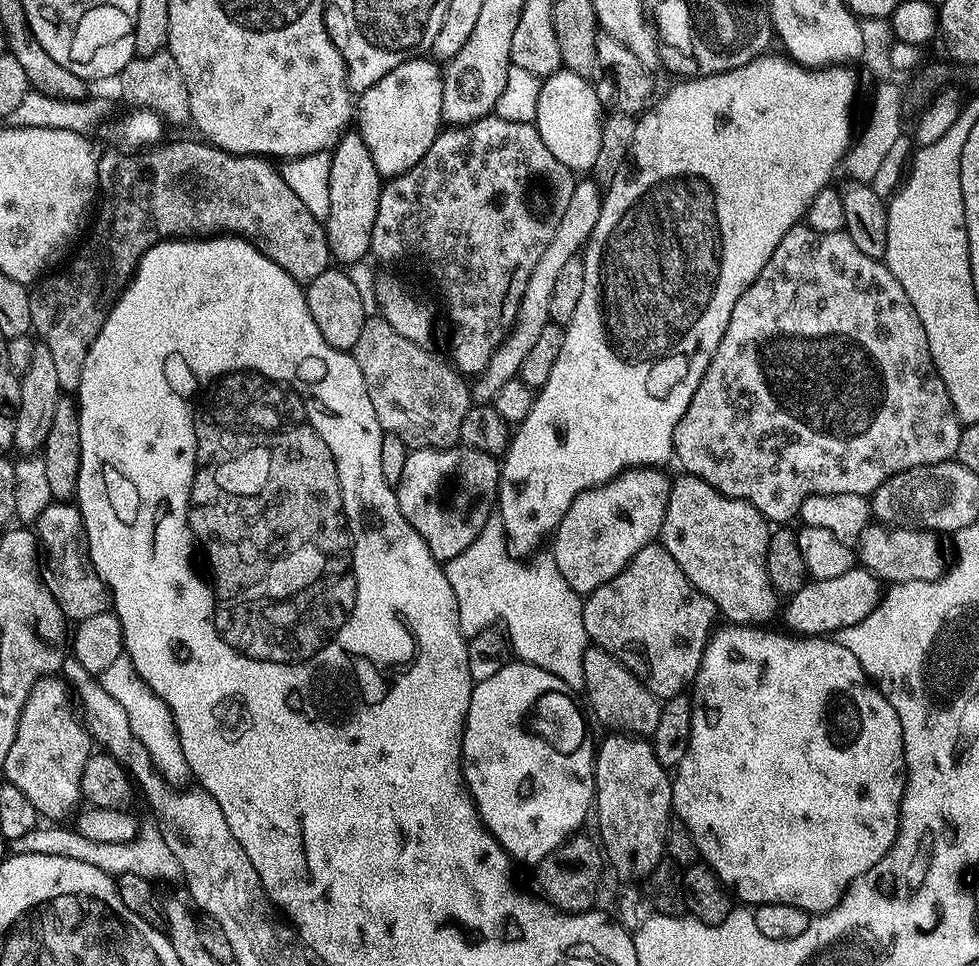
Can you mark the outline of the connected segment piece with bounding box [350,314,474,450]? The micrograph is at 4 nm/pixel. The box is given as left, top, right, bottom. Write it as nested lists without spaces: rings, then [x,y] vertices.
[[[380,314],[369,315],[365,319],[362,334],[358,334],[358,342],[350,350],[356,360],[356,370],[364,379],[364,394],[370,398],[374,414],[378,414],[381,429],[387,435],[402,438],[410,450],[459,445],[462,418],[466,418],[468,411],[474,407],[474,396],[470,388],[468,392],[469,381],[431,356],[428,350],[425,345],[410,342],[410,338],[398,334],[398,330],[394,330],[394,326],[390,326],[390,322]]]

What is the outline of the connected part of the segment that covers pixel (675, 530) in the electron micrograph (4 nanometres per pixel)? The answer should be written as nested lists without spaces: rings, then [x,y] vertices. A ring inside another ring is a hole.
[[[680,474],[677,480],[671,481],[672,489],[666,502],[666,518],[662,522],[658,540],[664,549],[682,566],[682,574],[690,578],[690,582],[714,602],[717,613],[724,616],[725,621],[736,626],[764,626],[767,620],[777,619],[778,594],[770,586],[770,578],[766,574],[766,554],[768,553],[768,538],[770,535],[769,521],[764,519],[750,502],[730,498],[710,486],[702,478]]]

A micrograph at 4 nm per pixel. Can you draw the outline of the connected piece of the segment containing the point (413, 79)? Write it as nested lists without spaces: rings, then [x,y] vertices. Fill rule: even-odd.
[[[413,58],[394,66],[390,74],[383,76],[374,86],[359,93],[358,107],[354,116],[360,125],[358,131],[362,142],[366,142],[366,150],[370,150],[370,158],[374,158],[374,166],[382,178],[400,176],[410,170],[430,150],[436,135],[442,130],[444,111],[442,110],[442,86],[444,74],[441,65],[432,58]]]

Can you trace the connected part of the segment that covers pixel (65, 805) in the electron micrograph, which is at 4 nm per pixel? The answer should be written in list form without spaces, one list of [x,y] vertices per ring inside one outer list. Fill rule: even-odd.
[[[48,716],[48,724],[23,724],[18,722],[18,734],[14,734],[14,746],[10,746],[10,754],[6,754],[6,762],[2,765],[4,772],[3,779],[9,784],[18,786],[30,802],[34,802],[34,810],[41,817],[44,816],[48,822],[64,822],[68,815],[76,808],[76,803],[81,803],[80,783],[82,782],[82,770],[86,766],[90,753],[93,751],[94,744],[90,739],[83,723],[78,720],[68,720],[68,724],[52,724],[52,716]],[[20,756],[32,756],[28,760],[28,772],[20,776]]]

